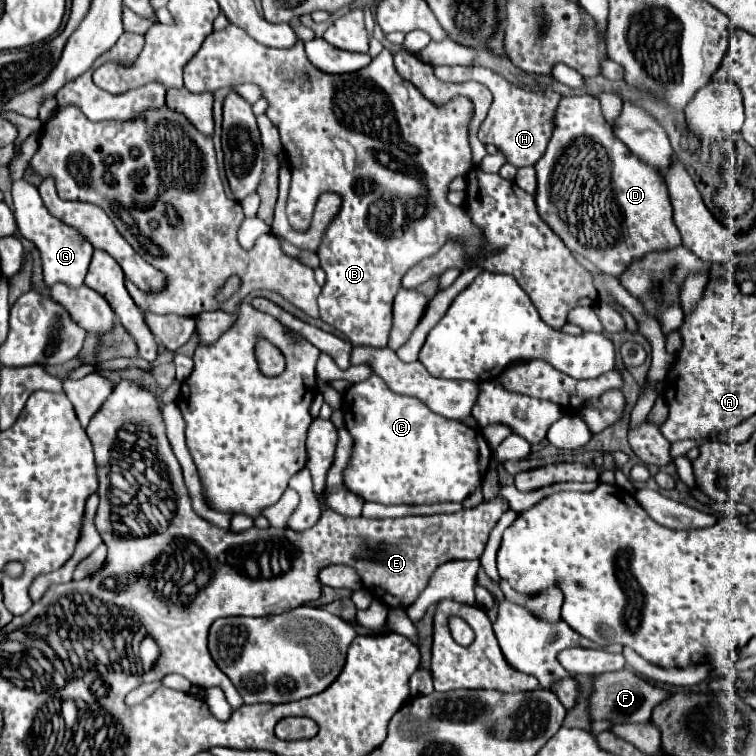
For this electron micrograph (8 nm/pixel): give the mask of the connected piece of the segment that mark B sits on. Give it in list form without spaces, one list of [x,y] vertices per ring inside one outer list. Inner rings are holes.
[[[227,25],[221,31],[213,31],[201,45],[201,49],[191,57],[191,61],[185,65],[183,69],[183,77],[185,77],[185,87],[193,93],[201,93],[201,91],[217,91],[221,87],[231,87],[231,85],[239,85],[239,83],[255,83],[263,89],[263,97],[269,101],[269,109],[267,109],[267,117],[279,127],[281,133],[281,143],[283,143],[283,151],[287,155],[287,161],[291,163],[291,191],[289,191],[289,199],[287,199],[287,217],[289,223],[295,231],[307,231],[311,225],[311,217],[313,217],[313,209],[317,203],[317,197],[325,191],[335,191],[341,195],[343,205],[339,215],[331,221],[329,229],[325,231],[325,237],[321,241],[321,247],[317,251],[319,259],[321,259],[321,267],[327,273],[327,283],[319,295],[319,311],[321,311],[321,319],[325,323],[329,323],[331,327],[339,329],[351,343],[363,343],[363,345],[371,345],[371,347],[385,347],[389,341],[389,331],[393,325],[393,299],[397,295],[397,291],[401,289],[401,277],[407,273],[407,269],[411,269],[417,261],[421,261],[423,257],[433,255],[435,251],[439,251],[441,245],[445,245],[447,241],[459,241],[467,261],[477,261],[479,253],[485,247],[485,233],[481,227],[477,227],[471,217],[467,207],[455,207],[447,201],[447,193],[449,193],[449,183],[457,177],[457,175],[465,175],[473,169],[473,159],[471,159],[471,147],[469,147],[469,123],[473,119],[473,103],[467,97],[453,97],[449,103],[445,105],[435,105],[433,101],[425,99],[423,93],[411,85],[409,81],[405,81],[393,65],[393,53],[389,49],[383,49],[365,69],[357,71],[357,73],[345,73],[345,75],[327,75],[321,73],[319,69],[315,69],[309,59],[305,57],[305,49],[303,49],[303,41],[299,41],[293,49],[269,49],[261,43],[257,43],[253,37],[249,37],[241,27],[237,25]],[[425,229],[429,229],[433,235],[429,235],[429,241],[425,237]]]

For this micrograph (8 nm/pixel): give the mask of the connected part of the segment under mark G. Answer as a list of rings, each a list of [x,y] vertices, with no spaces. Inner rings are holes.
[[[15,181],[13,183],[13,205],[15,205],[15,219],[17,219],[17,227],[21,231],[21,235],[29,241],[33,241],[33,245],[39,249],[41,259],[43,259],[43,277],[45,283],[51,287],[57,281],[63,281],[71,287],[81,287],[87,267],[91,263],[91,255],[93,255],[93,245],[87,241],[87,237],[83,237],[75,227],[65,225],[61,221],[57,221],[43,205],[39,191],[27,183],[27,181]]]

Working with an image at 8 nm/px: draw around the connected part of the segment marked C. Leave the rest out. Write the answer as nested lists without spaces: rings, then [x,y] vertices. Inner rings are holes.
[[[377,375],[347,389],[343,395],[343,415],[355,439],[345,485],[367,501],[385,505],[461,503],[487,473],[491,449],[481,431],[435,415],[415,397],[393,393]]]

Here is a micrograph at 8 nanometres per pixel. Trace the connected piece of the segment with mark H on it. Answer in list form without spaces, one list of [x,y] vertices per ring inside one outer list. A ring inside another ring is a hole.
[[[461,65],[461,67],[435,67],[435,75],[441,77],[441,81],[479,81],[489,91],[493,93],[493,102],[487,119],[481,123],[479,137],[485,145],[495,145],[505,159],[515,165],[515,167],[525,167],[525,165],[535,165],[549,143],[551,135],[551,121],[553,113],[557,109],[557,103],[561,99],[559,93],[545,89],[545,91],[527,91],[523,87],[517,87],[509,83],[505,77],[499,73],[493,73],[487,67],[477,67],[477,65]]]

